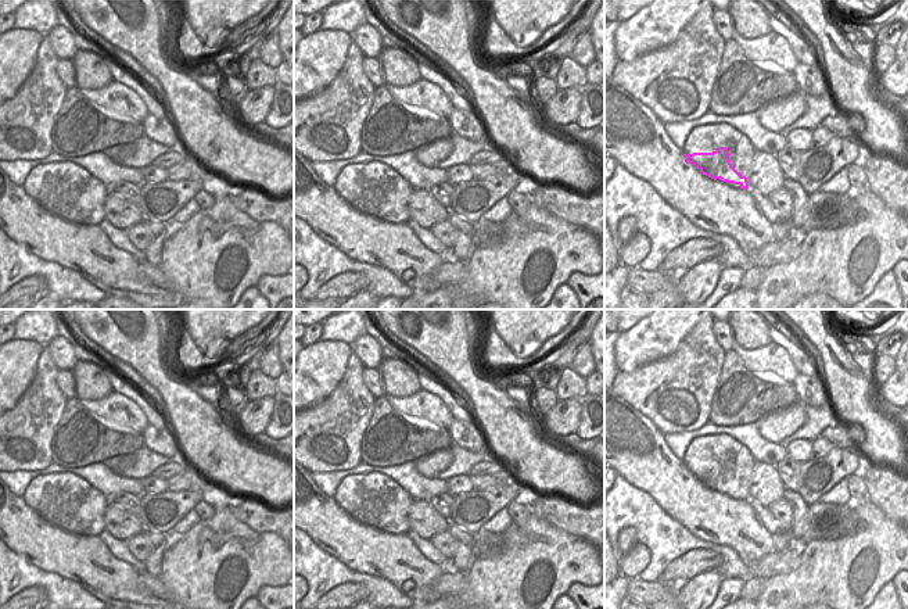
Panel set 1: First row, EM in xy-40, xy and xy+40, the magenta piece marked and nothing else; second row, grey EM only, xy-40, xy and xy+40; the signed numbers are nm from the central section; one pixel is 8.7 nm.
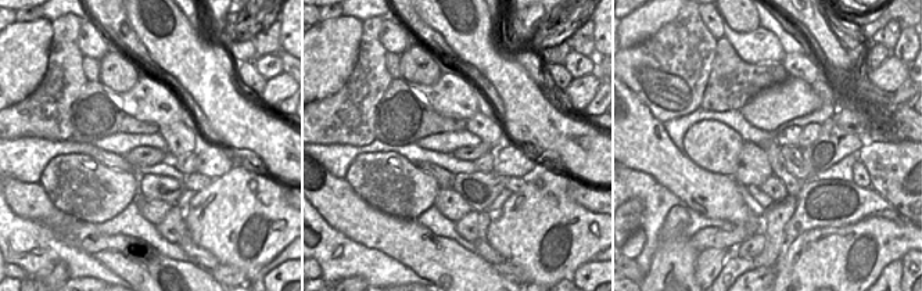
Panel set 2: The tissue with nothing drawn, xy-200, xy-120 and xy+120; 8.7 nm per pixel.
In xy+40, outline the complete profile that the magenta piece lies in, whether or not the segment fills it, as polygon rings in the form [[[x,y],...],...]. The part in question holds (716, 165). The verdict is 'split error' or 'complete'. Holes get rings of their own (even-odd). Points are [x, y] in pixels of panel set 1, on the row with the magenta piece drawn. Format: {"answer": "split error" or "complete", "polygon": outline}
{"answer": "split error", "polygon": [[[719,147],[713,153],[693,153],[683,154],[686,164],[695,165],[700,172],[696,173],[690,169],[675,169],[670,171],[670,162],[661,165],[664,173],[674,182],[678,187],[685,186],[688,179],[696,189],[714,183],[718,179],[721,182],[739,185],[740,189],[749,189],[749,182],[746,176],[742,176],[729,161],[729,151],[726,147]]]}

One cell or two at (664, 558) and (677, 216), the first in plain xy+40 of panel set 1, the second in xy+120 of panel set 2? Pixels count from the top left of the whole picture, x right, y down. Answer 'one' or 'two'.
two

